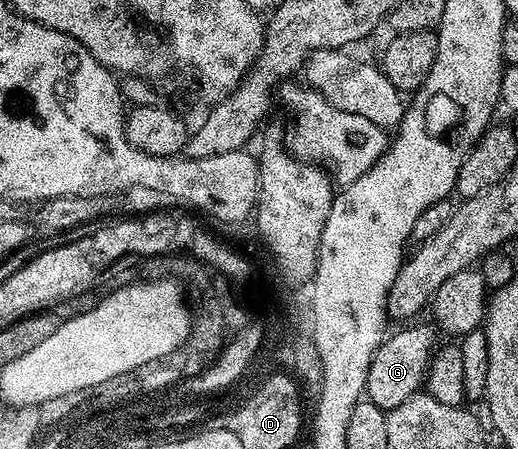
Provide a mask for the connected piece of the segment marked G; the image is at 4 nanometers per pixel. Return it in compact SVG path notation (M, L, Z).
M411 326L408 330L397 331L396 334L395 331L388 333L369 364L366 401L389 411L397 408L397 404L405 404L405 400L424 389L427 369L431 366L431 359L437 349L436 331L428 326Z

